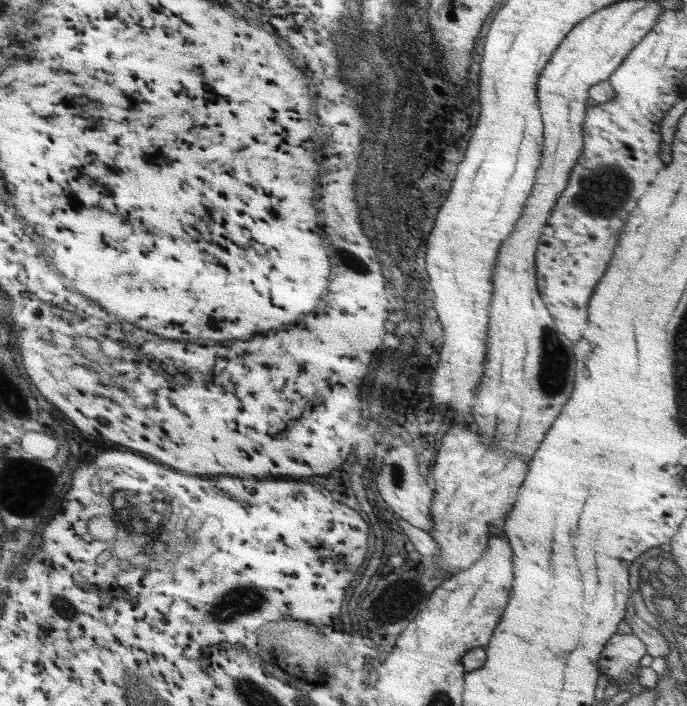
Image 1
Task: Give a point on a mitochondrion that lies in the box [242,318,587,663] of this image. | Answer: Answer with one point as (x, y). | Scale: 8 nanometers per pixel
(553, 372)

